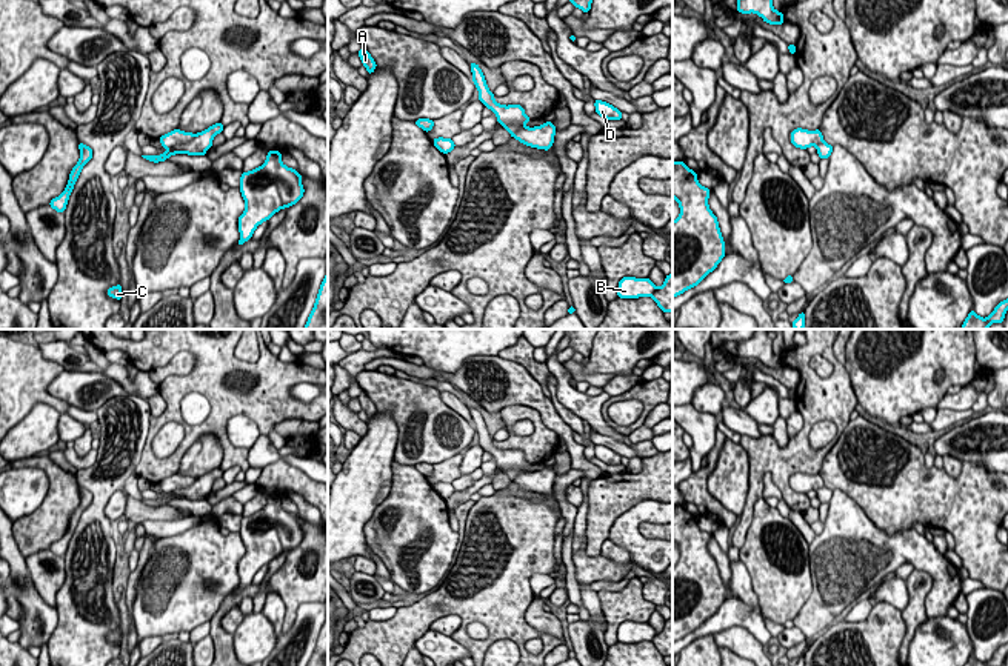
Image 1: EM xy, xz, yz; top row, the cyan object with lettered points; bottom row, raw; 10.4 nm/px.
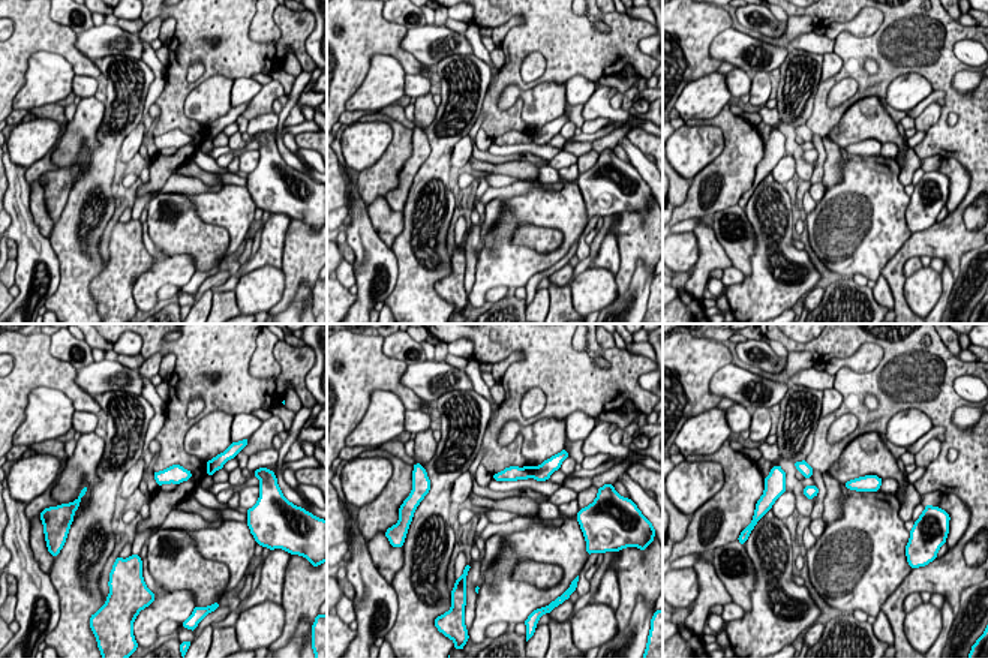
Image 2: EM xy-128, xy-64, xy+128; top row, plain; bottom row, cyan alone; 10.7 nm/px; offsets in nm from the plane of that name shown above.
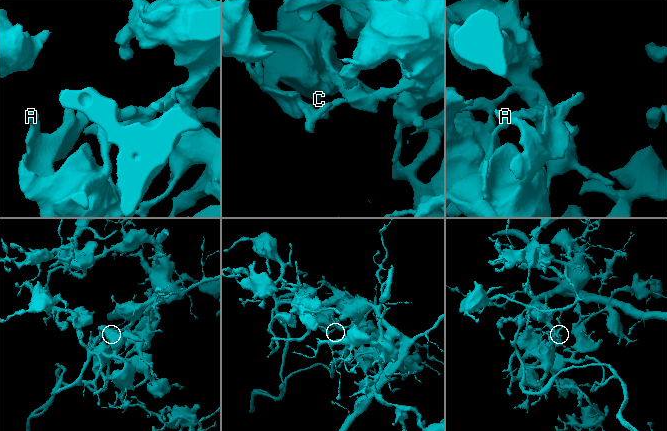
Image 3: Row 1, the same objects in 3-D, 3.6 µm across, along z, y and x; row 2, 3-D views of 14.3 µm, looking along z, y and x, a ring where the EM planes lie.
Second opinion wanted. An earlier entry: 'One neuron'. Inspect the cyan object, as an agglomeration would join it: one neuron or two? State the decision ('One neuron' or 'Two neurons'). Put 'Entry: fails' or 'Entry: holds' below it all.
Two neurons
Entry: fails

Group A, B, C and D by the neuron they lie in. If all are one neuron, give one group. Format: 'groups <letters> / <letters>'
groups A C / B D

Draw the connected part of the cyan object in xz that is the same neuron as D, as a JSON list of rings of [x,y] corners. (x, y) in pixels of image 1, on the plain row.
[[[596,445],[594,451],[596,451],[596,457],[606,465],[616,466],[622,463],[622,457],[606,446]]]

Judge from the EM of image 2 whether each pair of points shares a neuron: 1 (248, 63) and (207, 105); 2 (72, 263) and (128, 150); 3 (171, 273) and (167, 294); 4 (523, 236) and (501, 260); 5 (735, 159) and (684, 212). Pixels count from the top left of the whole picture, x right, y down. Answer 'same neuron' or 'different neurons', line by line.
1: different neurons
2: different neurons
3: different neurons
4: different neurons
5: same neuron

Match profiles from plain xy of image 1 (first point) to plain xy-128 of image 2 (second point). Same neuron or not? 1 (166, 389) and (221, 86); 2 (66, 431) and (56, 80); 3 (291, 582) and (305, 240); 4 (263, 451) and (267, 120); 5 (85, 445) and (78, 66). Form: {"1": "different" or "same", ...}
{"1": "different", "2": "different", "3": "same", "4": "different", "5": "different"}

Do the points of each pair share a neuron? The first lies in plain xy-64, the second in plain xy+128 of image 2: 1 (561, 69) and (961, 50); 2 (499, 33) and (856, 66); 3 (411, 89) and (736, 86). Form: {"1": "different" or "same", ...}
{"1": "different", "2": "different", "3": "same"}

